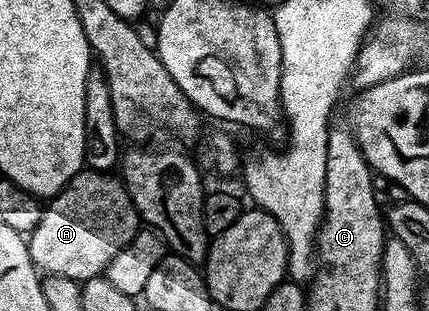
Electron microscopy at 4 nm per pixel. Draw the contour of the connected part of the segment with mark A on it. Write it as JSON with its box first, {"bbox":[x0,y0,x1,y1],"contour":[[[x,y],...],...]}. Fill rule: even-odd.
{"bbox":[27,170,142,282],"contour":[[[82,170],[56,196],[47,201],[41,211],[38,226],[27,237],[28,253],[41,273],[49,276],[61,276],[77,282],[83,282],[95,276],[105,275],[118,250],[122,250],[136,237],[142,221],[136,215],[136,208],[128,191],[124,188],[123,179],[107,172]]]}

